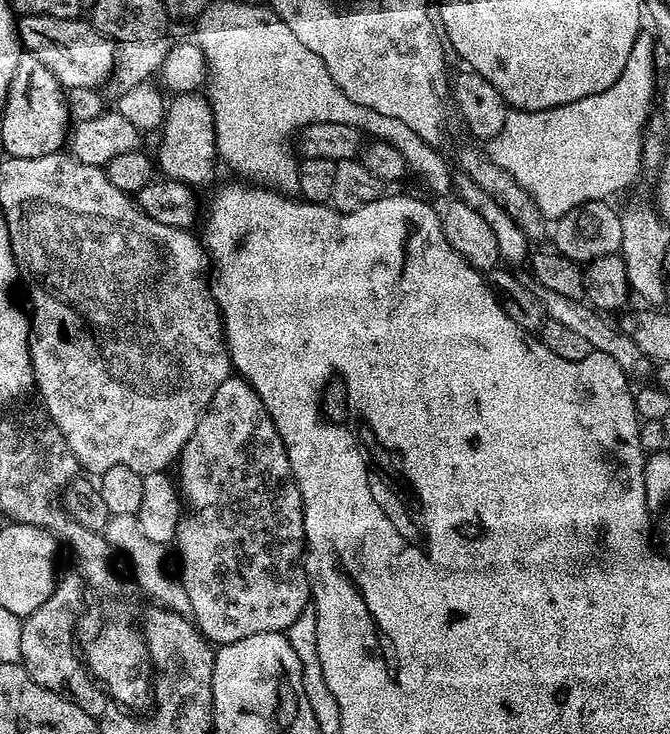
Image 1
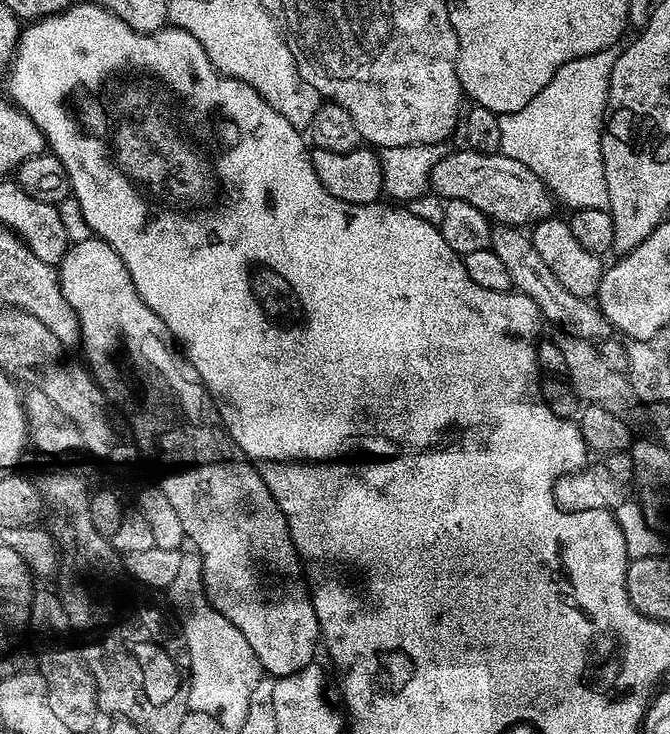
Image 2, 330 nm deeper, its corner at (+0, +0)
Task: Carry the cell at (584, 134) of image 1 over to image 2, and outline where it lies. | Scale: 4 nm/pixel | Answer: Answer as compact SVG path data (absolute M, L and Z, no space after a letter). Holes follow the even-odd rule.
M613 46L598 54L574 58L574 62L563 64L551 82L542 90L538 90L538 94L534 94L534 98L530 98L530 102L526 102L522 110L505 112L500 116L499 151L532 170L548 187L553 197L559 203L561 200L568 210L608 207L600 135L604 129L604 111L608 108L610 74L614 70L614 62L618 62L619 57L620 48Z

